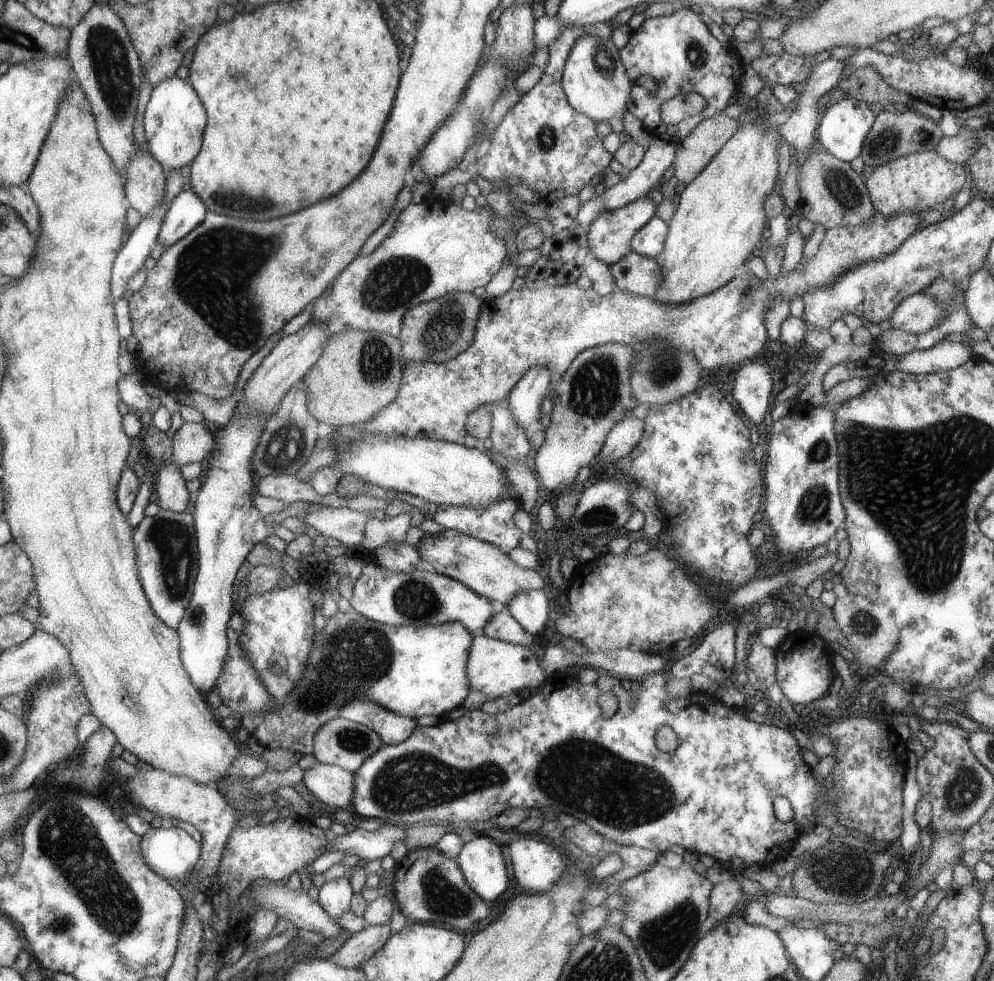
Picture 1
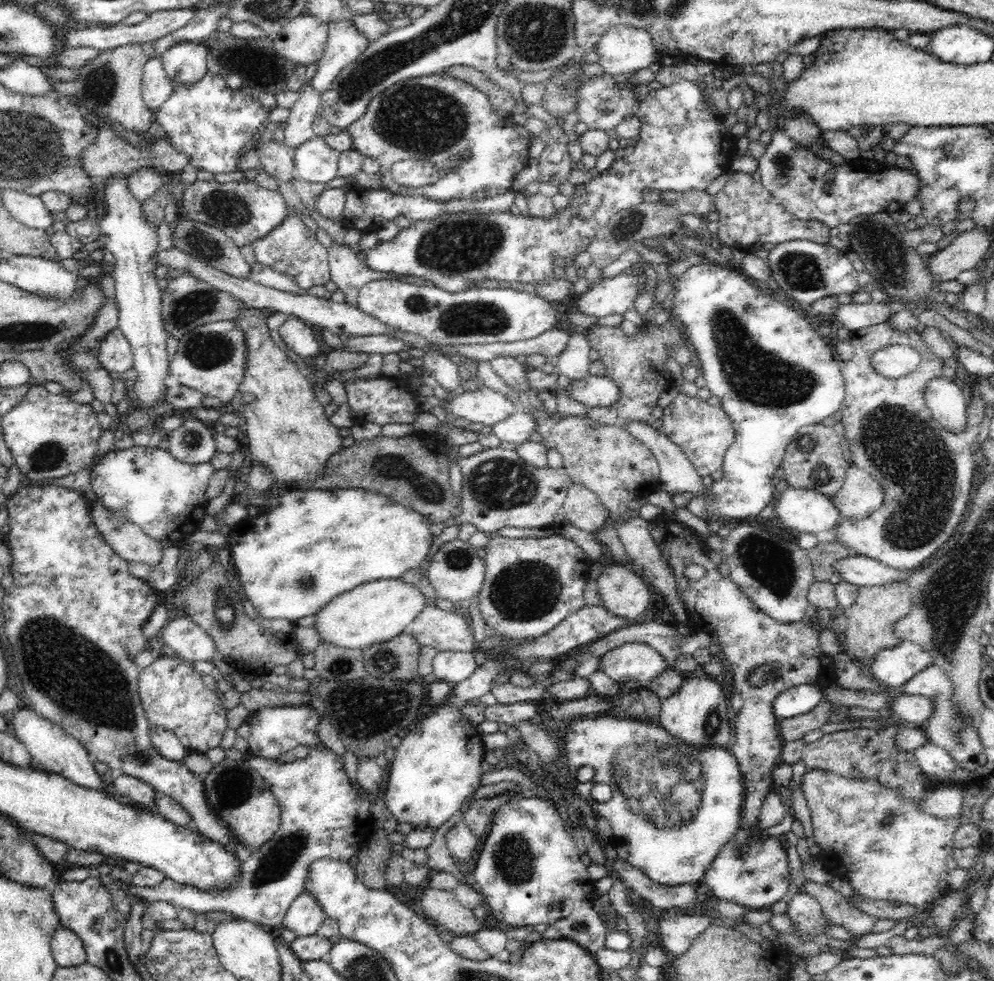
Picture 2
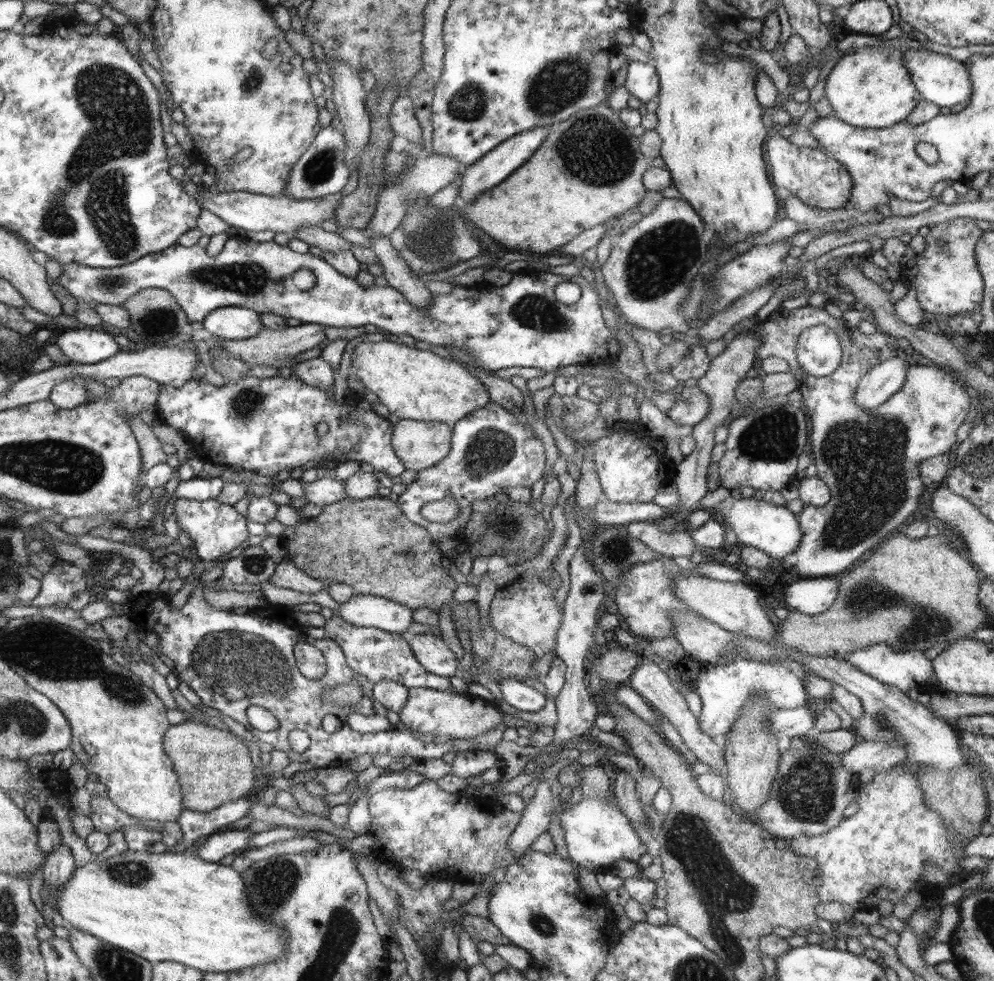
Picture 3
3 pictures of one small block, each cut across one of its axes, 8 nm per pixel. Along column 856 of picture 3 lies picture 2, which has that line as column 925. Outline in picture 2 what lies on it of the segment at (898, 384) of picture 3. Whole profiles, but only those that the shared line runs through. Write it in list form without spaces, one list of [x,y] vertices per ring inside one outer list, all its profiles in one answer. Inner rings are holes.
[[[943,375],[934,377],[927,382],[923,394],[926,407],[943,428],[953,434],[962,434],[968,430],[970,406],[966,403],[962,388],[955,381]]]

